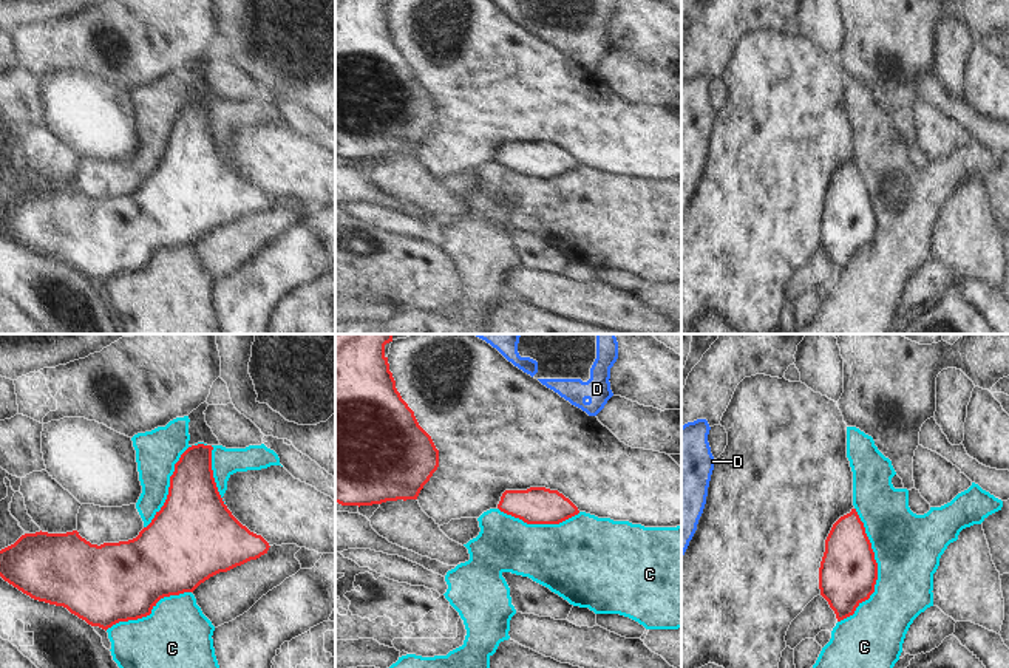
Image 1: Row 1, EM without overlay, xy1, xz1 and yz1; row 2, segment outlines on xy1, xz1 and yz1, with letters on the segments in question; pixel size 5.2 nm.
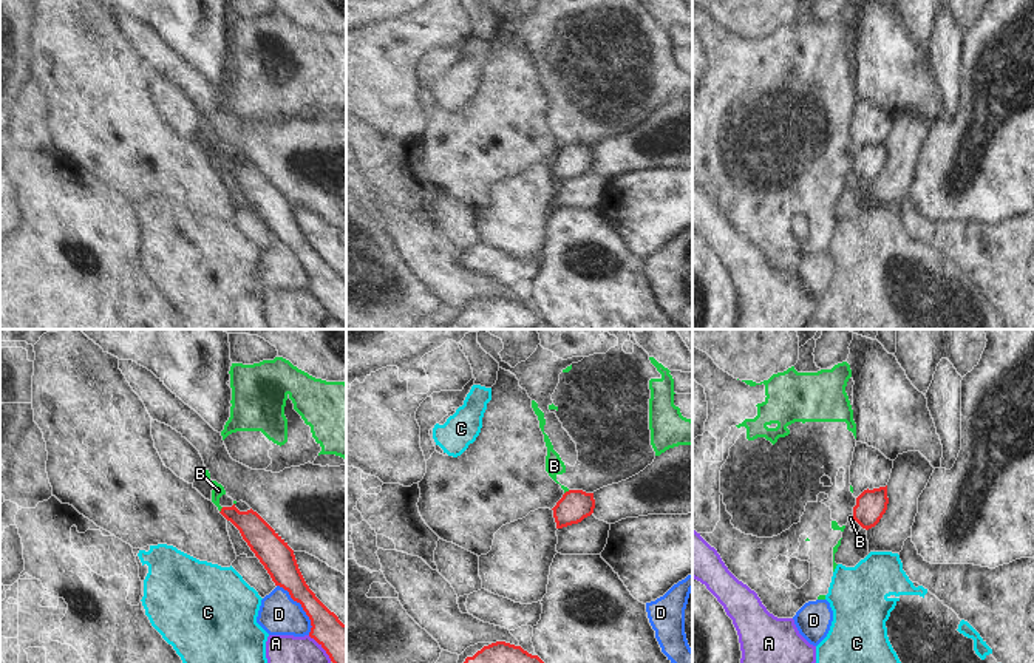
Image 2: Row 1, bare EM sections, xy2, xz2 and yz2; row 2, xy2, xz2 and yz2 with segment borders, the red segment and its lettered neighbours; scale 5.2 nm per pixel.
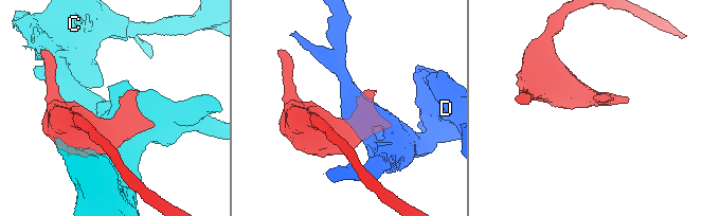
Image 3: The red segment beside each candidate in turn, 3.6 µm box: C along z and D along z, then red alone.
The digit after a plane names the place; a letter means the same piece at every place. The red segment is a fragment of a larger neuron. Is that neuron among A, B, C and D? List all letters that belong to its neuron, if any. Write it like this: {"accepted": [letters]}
{"accepted": []}

